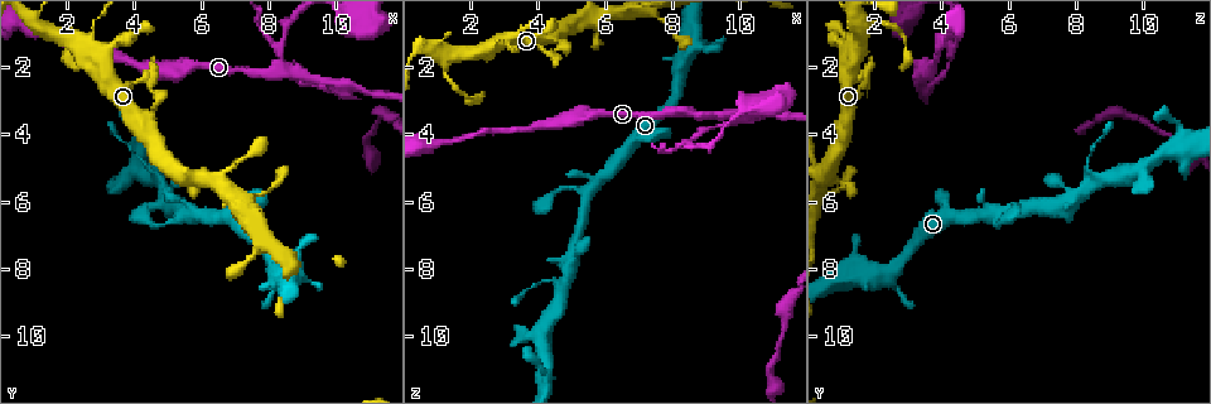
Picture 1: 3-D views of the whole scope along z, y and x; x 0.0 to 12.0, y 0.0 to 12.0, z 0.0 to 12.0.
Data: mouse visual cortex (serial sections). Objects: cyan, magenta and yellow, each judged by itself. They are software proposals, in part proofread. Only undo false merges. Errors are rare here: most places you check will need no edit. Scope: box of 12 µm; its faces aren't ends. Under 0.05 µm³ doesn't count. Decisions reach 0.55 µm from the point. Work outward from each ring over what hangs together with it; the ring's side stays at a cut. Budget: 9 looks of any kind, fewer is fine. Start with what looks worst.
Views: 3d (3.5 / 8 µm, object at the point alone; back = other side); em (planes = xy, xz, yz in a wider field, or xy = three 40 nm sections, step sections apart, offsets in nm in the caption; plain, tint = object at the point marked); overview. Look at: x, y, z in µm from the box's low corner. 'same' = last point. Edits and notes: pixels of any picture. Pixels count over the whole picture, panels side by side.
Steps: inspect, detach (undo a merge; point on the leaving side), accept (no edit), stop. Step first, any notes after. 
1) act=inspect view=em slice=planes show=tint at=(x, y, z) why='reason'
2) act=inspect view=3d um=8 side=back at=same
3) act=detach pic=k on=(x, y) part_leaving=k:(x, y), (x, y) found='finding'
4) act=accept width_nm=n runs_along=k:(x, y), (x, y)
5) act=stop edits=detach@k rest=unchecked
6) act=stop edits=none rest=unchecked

act=inspect view=3d um=8 at=(9.5, 2.3, 3.5) why='three arms meet'

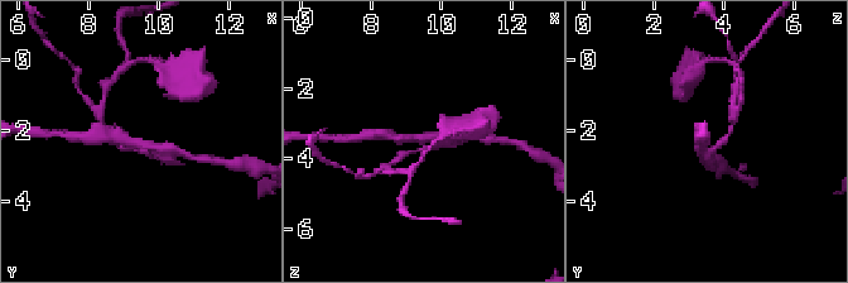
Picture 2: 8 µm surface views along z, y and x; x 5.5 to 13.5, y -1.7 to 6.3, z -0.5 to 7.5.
act=inspect view=em slice=xy step=3 show=tint at=(9.5, 2.4, 3.5)

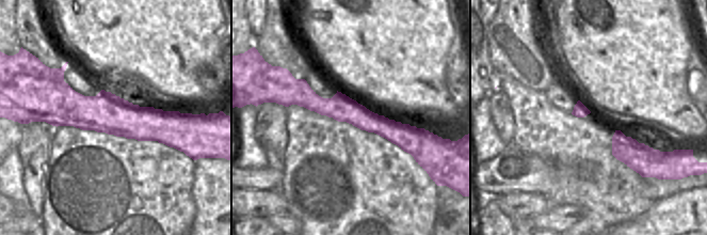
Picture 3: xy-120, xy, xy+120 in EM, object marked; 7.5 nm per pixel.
act=detach pic=2 on=(100, 116) border=3:(344, 98), (405, 129) found='a second cell is stuck on'

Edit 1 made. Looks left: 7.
act=inspect view=overview why='see it whole again'

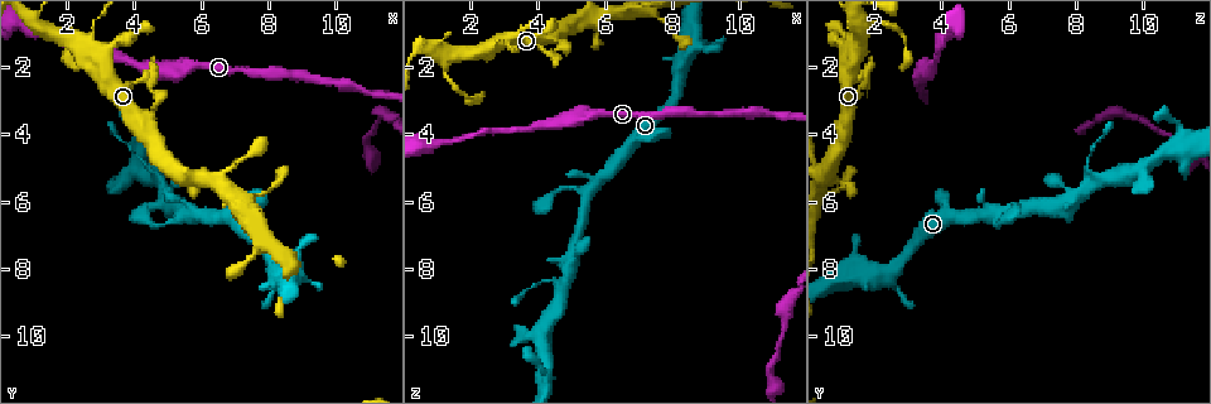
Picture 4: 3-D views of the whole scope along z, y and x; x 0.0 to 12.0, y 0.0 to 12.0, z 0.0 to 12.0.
act=inspect view=3d um=3.5 at=(1.3, 0.8, 1.7)

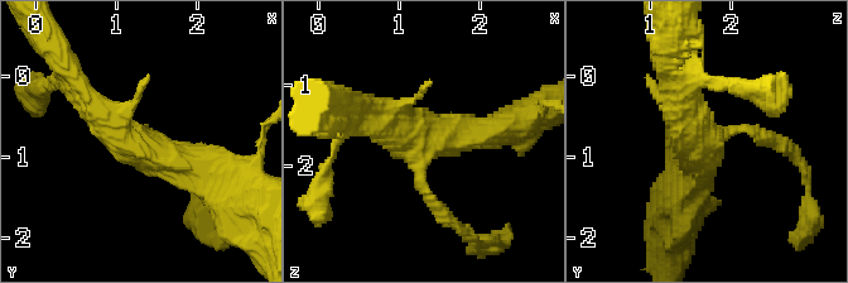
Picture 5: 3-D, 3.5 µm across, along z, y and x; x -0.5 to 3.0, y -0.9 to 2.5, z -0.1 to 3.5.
act=inspect view=em slice=xy step=1 show=tint at=(1.30, 0.80, 1.75) arms=4 arm_widths_nm=150,150,400,400 why='need the tissue'

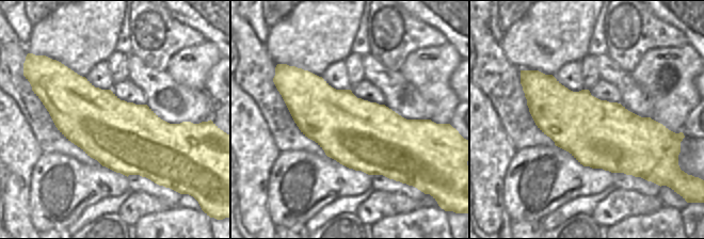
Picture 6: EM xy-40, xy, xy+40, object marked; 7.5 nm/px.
act=accept width_nm=500 runs_along=5:(208, 180), (123, 137), (72, 86) found='one cell here'

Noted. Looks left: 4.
act=inspect view=3d um=3.5 at=(4.5, 3.4, 1.2) why='abrupt turn'

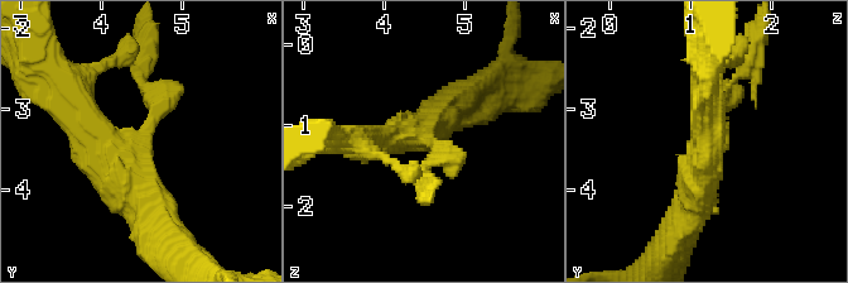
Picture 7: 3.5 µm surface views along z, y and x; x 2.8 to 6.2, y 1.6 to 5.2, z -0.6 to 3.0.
act=inspect view=em slice=xy step=1 show=tint at=(4.50, 3.45, 1.10) why='now the EM'

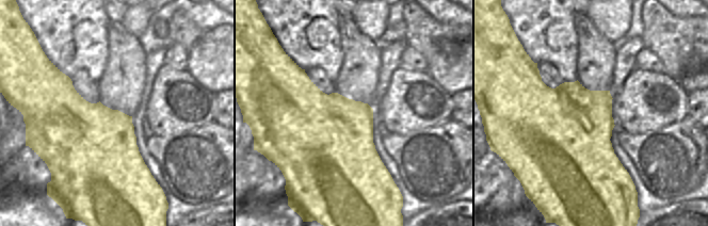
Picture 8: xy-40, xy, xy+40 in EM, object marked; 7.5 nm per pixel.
act=accept runs_along=7:(365, 143), (430, 139), (430, 172) found='one cell here'

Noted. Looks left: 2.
act=inspect view=3d um=3.5 at=(5.0, 5.9, 8.0)

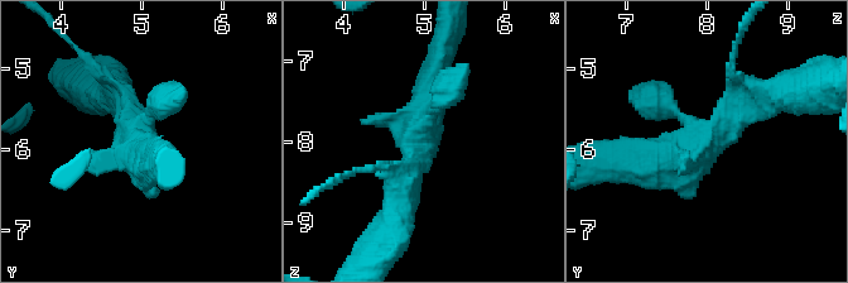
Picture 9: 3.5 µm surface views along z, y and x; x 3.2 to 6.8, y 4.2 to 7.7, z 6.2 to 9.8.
act=inspect view=em slice=xy step=1 show=tint at=(5.00, 5.90, 7.90) why='now the EM'

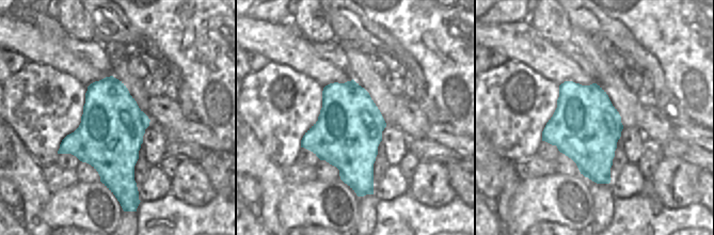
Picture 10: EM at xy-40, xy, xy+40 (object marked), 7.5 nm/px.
act=accept runs_along=9:(624, 163), (673, 163), (762, 101) found='all the same cell'

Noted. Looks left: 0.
act=stop edits=detach@2 rest=unchecked

